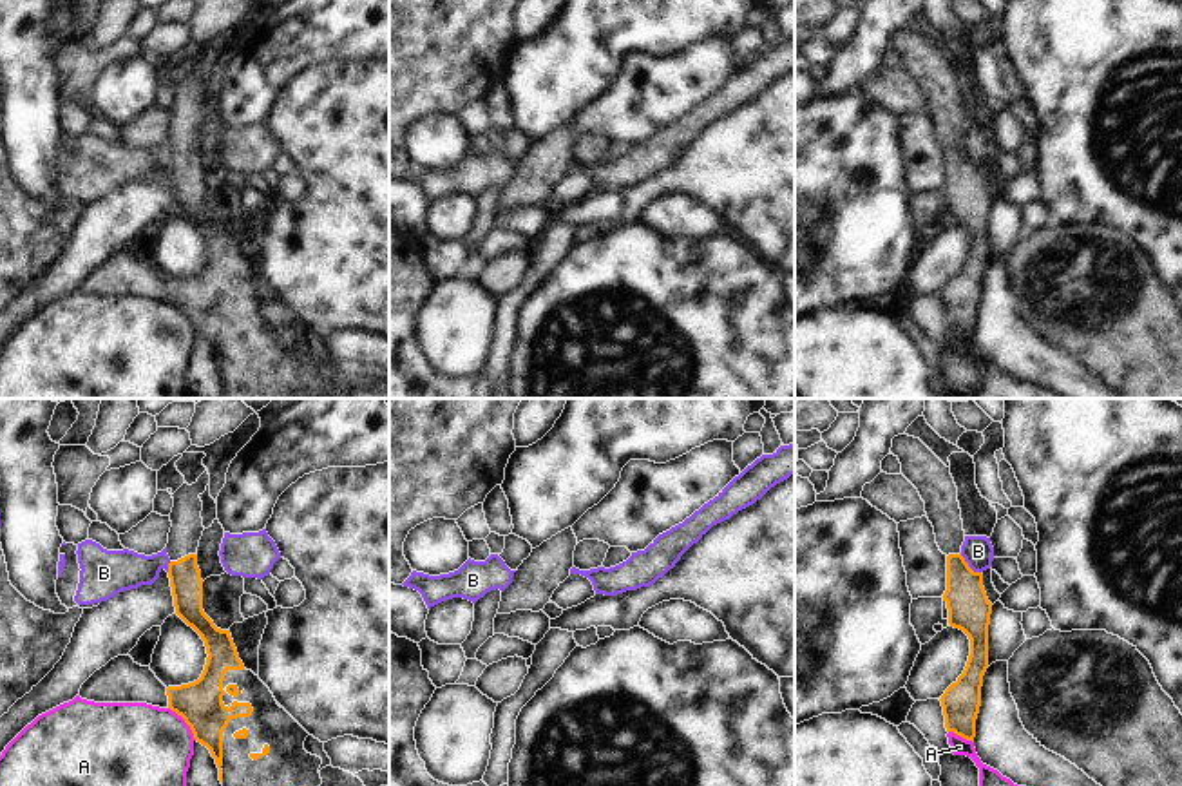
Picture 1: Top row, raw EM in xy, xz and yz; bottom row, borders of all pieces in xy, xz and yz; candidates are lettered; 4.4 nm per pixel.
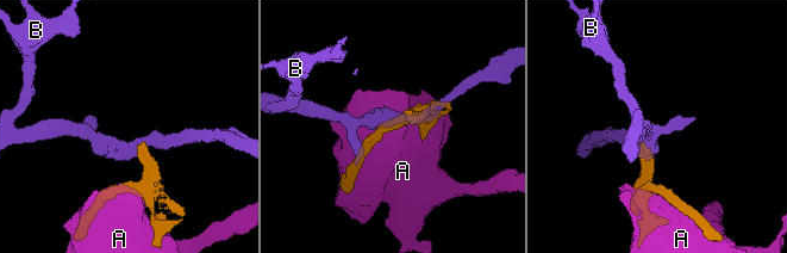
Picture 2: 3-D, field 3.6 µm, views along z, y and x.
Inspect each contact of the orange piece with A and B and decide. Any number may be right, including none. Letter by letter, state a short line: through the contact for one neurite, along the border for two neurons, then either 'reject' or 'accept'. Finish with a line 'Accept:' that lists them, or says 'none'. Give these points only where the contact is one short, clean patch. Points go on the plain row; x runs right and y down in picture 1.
A: reject
B: line yz (960, 147), (980, 167); reject
Accept: none

